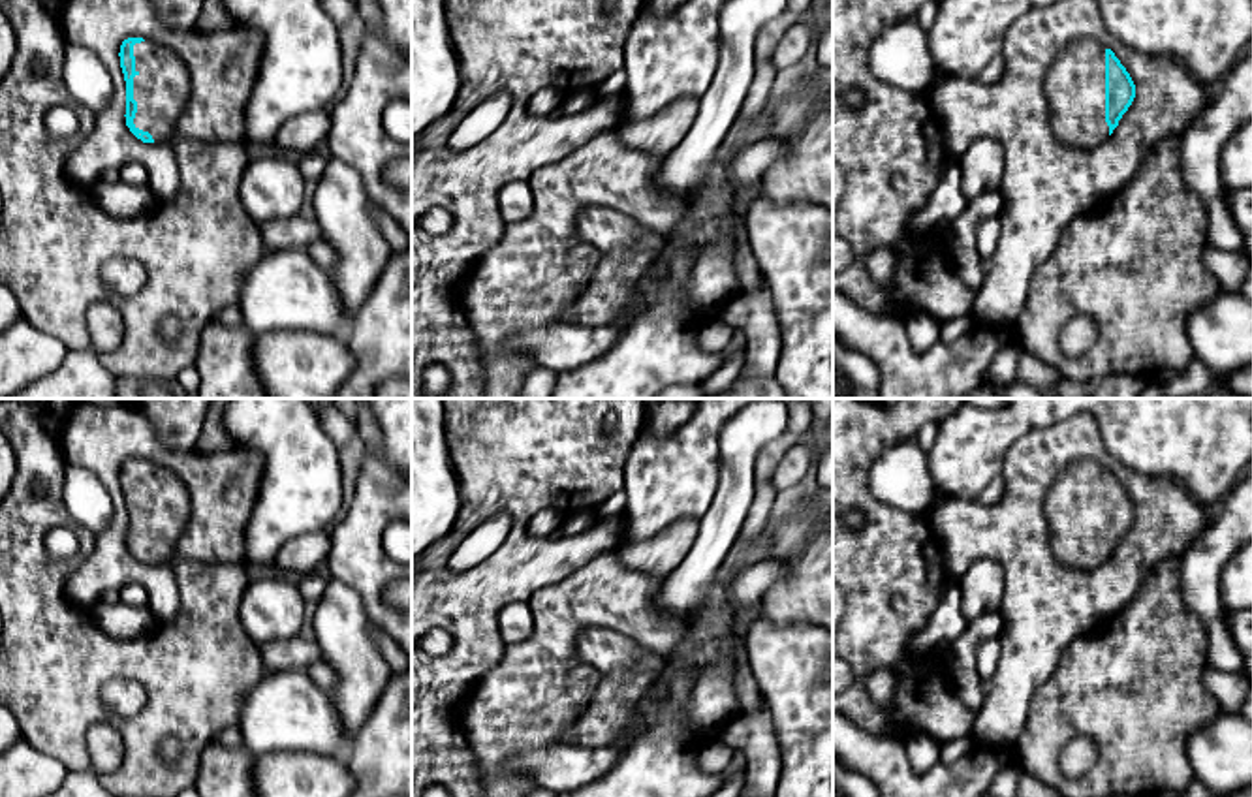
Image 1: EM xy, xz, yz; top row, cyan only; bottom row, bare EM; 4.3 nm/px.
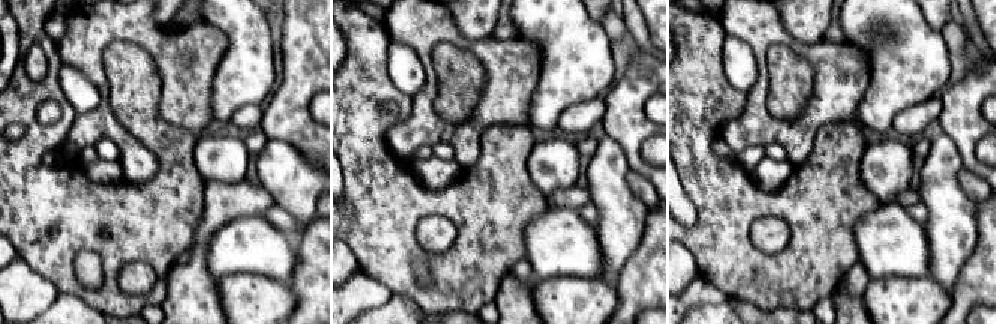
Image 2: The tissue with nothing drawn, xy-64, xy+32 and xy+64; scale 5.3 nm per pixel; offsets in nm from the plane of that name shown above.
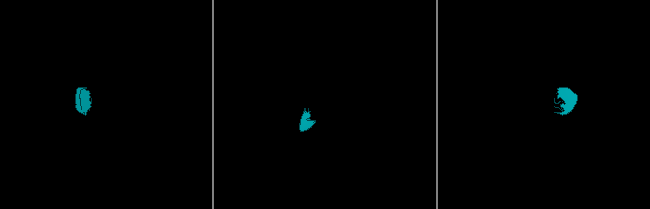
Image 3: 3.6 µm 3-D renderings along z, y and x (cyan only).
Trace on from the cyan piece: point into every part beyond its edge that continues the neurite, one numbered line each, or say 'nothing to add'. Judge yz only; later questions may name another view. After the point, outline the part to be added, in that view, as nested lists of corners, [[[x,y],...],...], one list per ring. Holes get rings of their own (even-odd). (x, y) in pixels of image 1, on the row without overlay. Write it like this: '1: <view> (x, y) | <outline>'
1: yz (1076, 506) | [[[1077,461],[1064,468],[1047,496],[1051,549],[1068,568],[1092,570],[1107,556],[1105,466]]]

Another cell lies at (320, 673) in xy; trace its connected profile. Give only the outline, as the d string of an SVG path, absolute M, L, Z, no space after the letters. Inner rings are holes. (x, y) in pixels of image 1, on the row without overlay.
M323 660L310 665L305 673L312 682L325 690L329 690L336 680L333 667L329 667Z

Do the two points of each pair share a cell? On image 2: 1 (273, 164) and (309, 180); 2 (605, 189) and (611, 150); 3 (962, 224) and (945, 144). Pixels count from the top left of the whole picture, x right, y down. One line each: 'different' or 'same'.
1: same
2: same
3: same

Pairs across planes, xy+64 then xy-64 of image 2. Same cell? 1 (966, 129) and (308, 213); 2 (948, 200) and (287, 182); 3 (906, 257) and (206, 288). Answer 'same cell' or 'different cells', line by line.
1: different cells
2: same cell
3: different cells

